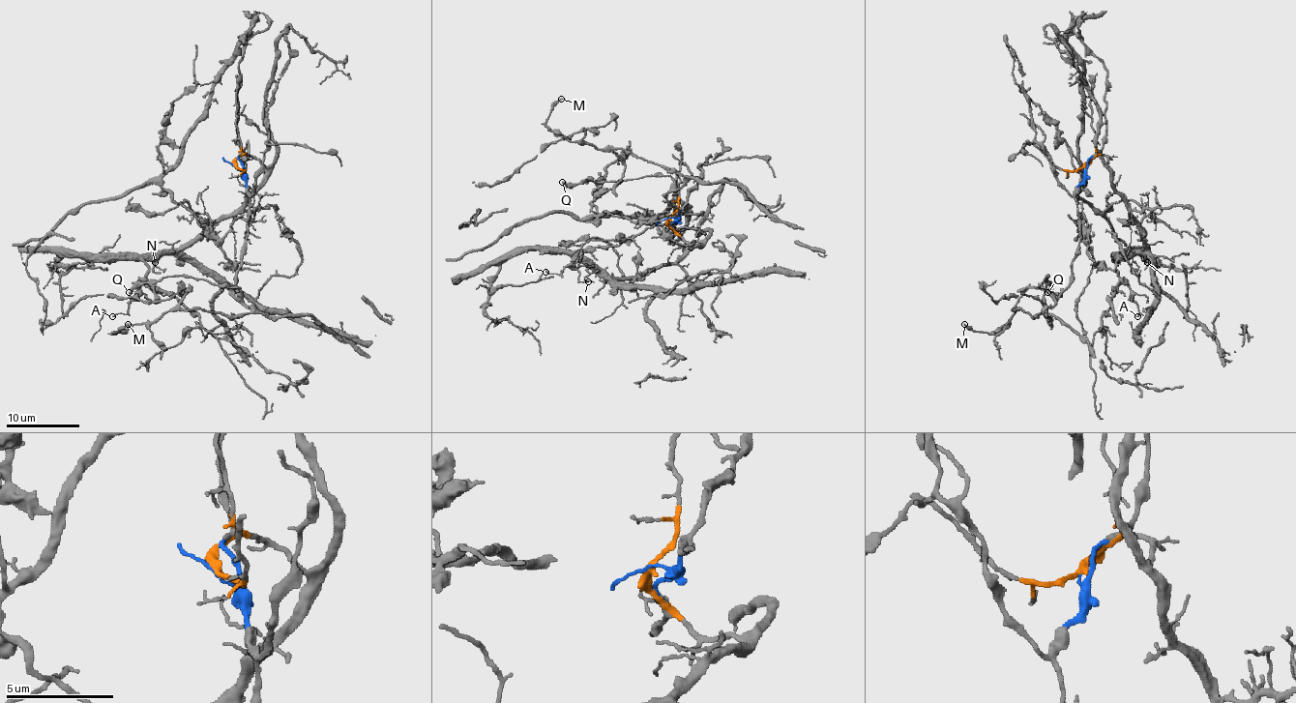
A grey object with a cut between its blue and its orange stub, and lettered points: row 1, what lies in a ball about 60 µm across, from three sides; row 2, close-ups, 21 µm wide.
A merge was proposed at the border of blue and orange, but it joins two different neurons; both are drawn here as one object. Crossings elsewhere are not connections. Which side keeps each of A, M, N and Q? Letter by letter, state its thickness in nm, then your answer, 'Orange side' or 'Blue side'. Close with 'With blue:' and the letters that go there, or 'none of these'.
A: Thickness 130 nm. Orange side
M: Thickness 160 nm. Blue side
N: Thickness 130 nm. Orange side
Q: Thickness 240 nm. Blue side
With blue: M, Q

